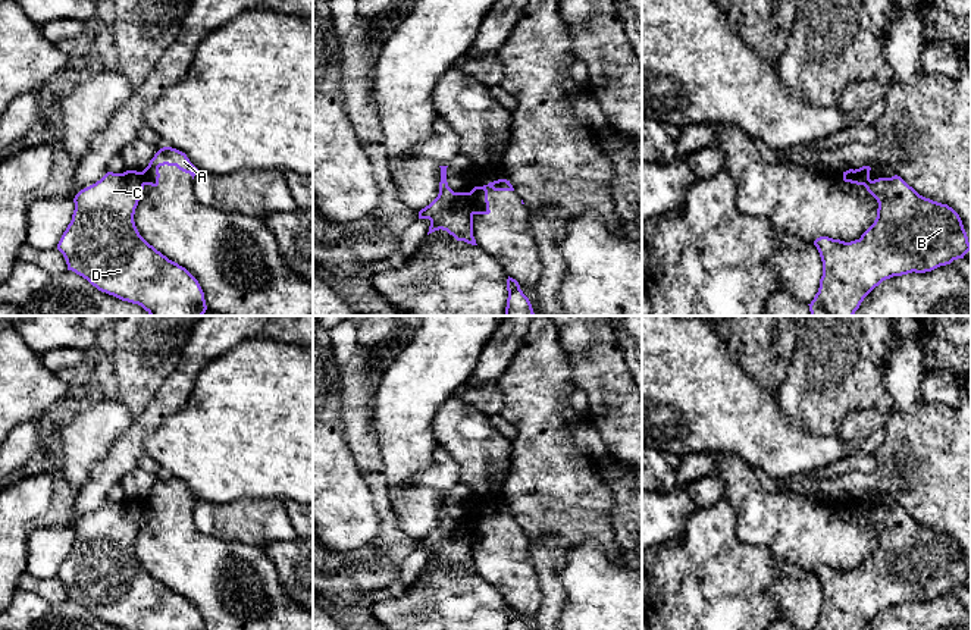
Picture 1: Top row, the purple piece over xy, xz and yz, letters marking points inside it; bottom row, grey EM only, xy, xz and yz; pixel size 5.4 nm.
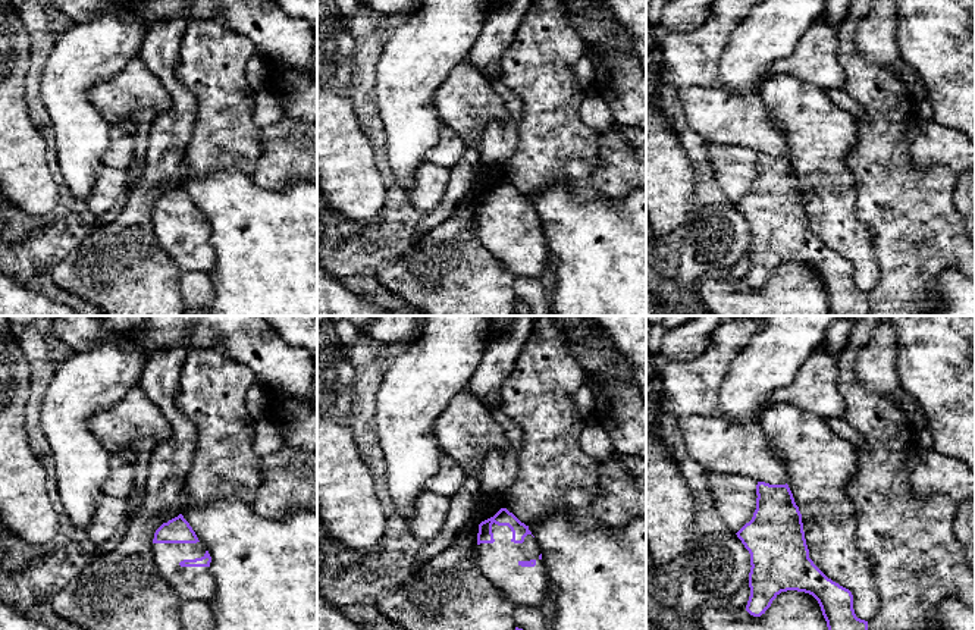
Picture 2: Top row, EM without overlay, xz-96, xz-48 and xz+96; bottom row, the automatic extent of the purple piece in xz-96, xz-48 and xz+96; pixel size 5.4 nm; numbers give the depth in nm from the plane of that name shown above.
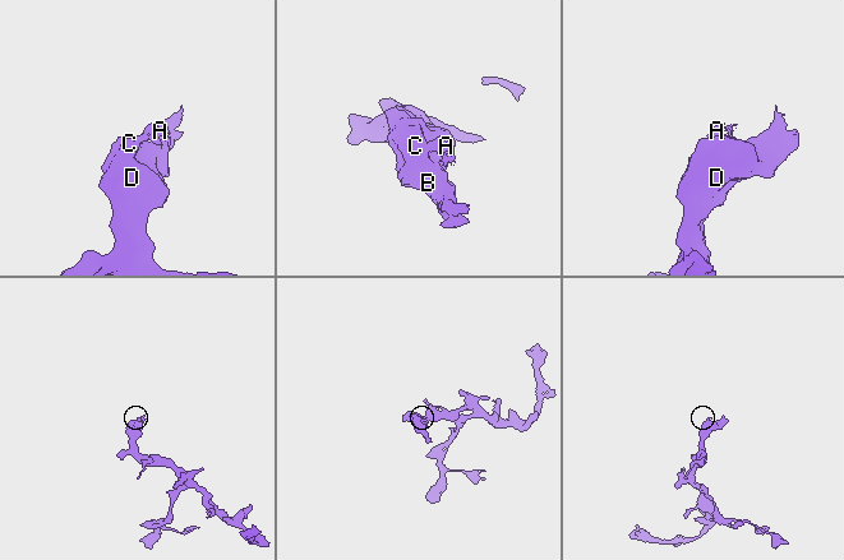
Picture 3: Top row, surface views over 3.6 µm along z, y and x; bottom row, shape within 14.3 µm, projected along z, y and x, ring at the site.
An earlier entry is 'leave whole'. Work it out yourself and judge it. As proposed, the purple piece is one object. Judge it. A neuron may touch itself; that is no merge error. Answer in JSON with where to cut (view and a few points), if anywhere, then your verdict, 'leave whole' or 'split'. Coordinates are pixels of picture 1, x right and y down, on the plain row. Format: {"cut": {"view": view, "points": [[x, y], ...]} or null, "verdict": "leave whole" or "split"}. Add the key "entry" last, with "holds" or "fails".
{"cut": {"view": "xz", "points": [[469, 522], [473, 542]]}, "verdict": "split", "entry": "fails"}

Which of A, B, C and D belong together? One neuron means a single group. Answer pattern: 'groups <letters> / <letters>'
groups A / B C D

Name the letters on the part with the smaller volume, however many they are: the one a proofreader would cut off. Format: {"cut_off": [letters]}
{"cut_off": ["A"]}

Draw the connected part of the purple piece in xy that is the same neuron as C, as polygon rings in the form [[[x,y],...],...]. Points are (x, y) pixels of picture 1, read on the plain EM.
[[[107,501],[75,524],[72,549],[57,573],[68,599],[122,630],[206,630],[198,609],[140,564],[134,543],[144,514],[141,501]]]

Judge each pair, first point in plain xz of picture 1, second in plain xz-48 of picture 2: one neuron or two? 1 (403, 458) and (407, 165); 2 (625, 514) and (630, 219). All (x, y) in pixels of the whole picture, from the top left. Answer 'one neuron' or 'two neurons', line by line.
1: one neuron
2: two neurons

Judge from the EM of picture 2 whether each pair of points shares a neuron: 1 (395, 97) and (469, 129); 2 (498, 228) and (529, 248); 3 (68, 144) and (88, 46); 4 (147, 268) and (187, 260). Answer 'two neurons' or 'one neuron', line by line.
1: two neurons
2: one neuron
3: one neuron
4: two neurons

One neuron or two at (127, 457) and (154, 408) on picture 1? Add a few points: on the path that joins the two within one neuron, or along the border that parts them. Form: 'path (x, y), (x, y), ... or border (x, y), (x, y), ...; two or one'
path (130, 445), (150, 420); one

